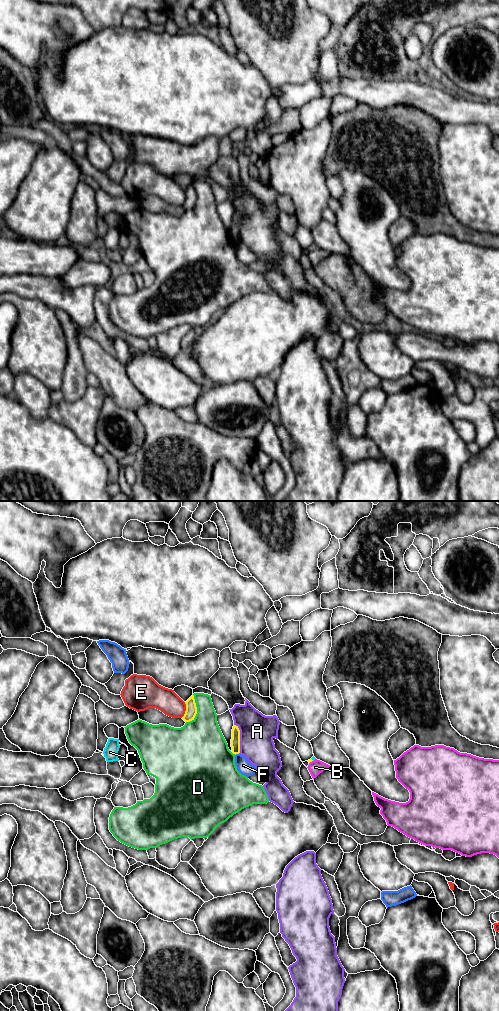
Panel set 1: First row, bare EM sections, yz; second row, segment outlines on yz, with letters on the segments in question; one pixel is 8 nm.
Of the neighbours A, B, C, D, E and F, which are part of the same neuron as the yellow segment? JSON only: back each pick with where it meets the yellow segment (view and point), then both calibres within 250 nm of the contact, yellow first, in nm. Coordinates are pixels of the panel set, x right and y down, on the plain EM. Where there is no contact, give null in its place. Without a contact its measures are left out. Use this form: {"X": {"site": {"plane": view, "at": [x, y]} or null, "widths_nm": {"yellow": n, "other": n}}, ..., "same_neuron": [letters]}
{"C": {"site": null}, "same_neuron": ["C"]}

